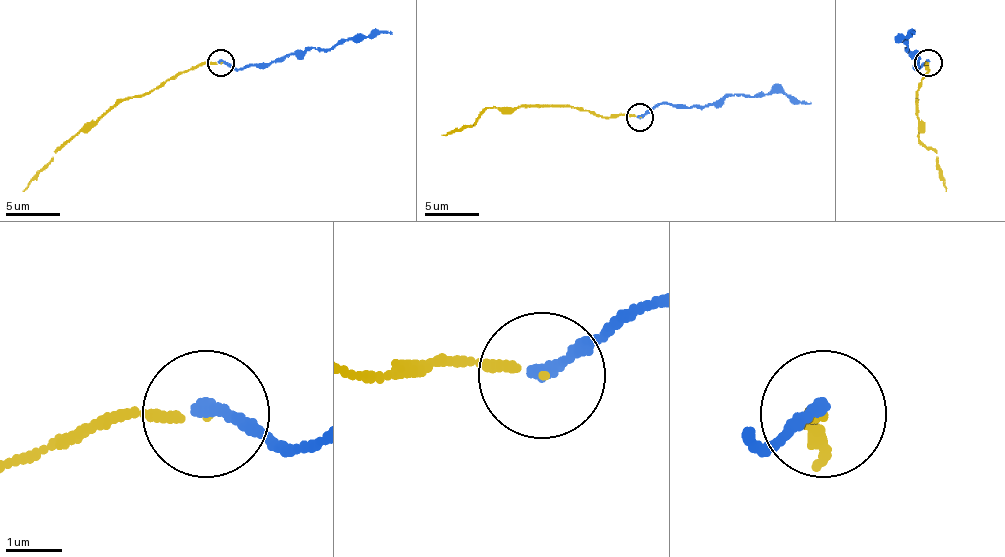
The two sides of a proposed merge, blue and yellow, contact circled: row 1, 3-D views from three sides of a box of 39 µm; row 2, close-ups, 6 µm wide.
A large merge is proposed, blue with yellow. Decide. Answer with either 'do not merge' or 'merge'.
merge

